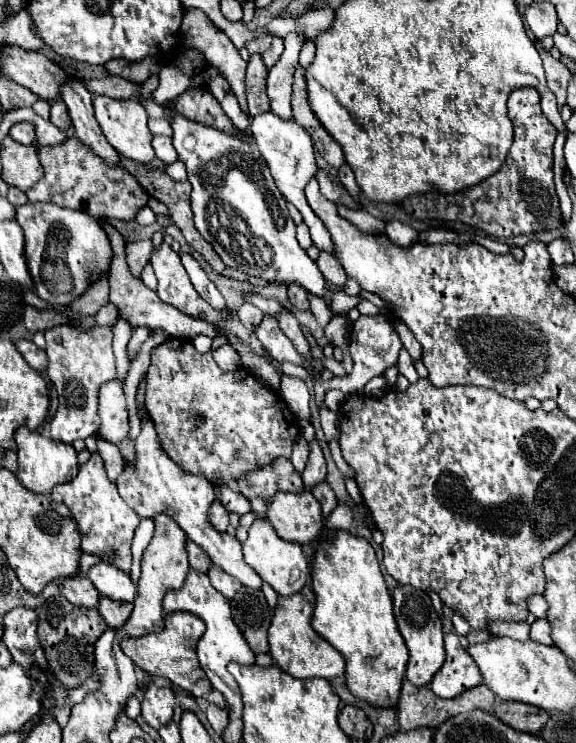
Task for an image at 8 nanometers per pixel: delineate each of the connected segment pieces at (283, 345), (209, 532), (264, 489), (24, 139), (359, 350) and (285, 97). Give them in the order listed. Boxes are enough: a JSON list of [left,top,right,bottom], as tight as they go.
[[255,314,305,368],[117,410,263,590],[237,457,303,518],[9,122,37,146],[314,314,403,408],[267,34,303,120]]

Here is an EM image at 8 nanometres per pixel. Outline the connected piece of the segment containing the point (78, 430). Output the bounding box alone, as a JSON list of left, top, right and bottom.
[45,326,116,444]

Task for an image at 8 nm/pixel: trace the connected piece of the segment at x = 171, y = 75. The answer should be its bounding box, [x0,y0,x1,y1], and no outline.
[153,66,189,104]

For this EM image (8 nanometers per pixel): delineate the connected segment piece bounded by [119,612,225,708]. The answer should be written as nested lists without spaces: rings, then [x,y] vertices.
[[[173,612],[173,614],[167,614],[165,628],[161,632],[147,634],[141,638],[123,638],[119,642],[119,646],[133,660],[133,664],[137,668],[141,668],[143,672],[147,672],[151,676],[163,676],[163,678],[171,680],[173,684],[177,684],[179,688],[183,688],[185,692],[193,694],[195,698],[205,698],[207,702],[223,708],[225,698],[215,688],[211,688],[211,682],[207,680],[207,676],[203,676],[203,668],[197,660],[195,646],[197,646],[199,638],[203,636],[203,632],[205,632],[205,624],[201,618],[197,618],[195,614],[189,614],[189,612]]]

